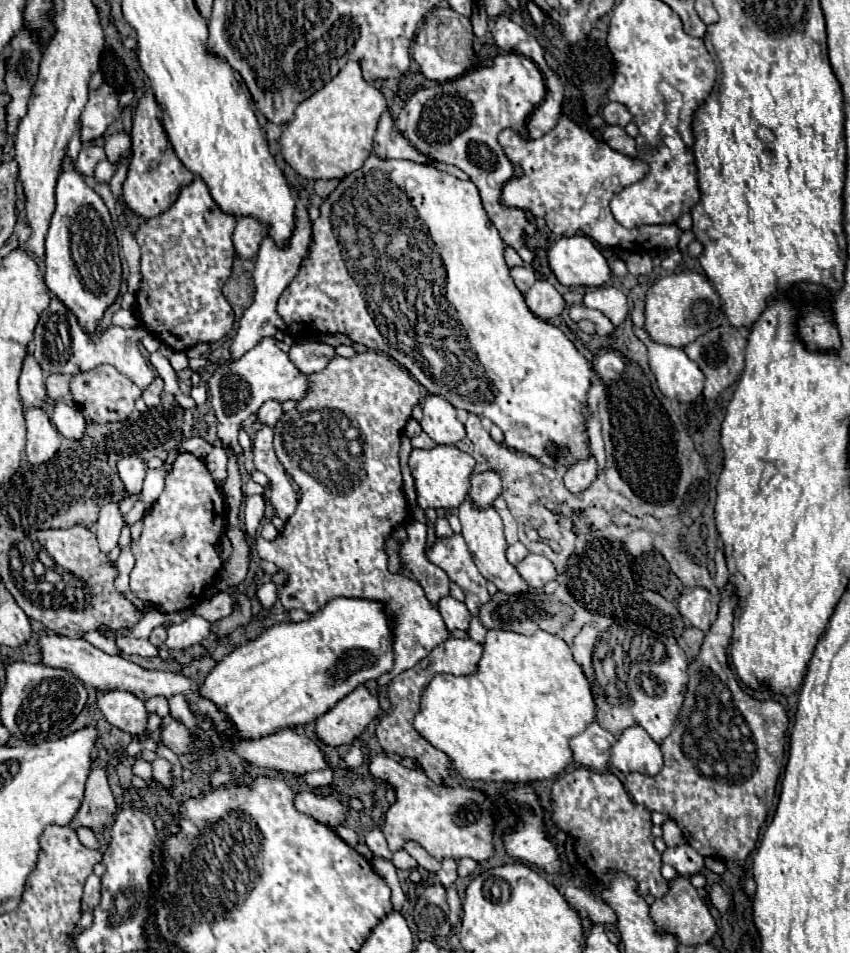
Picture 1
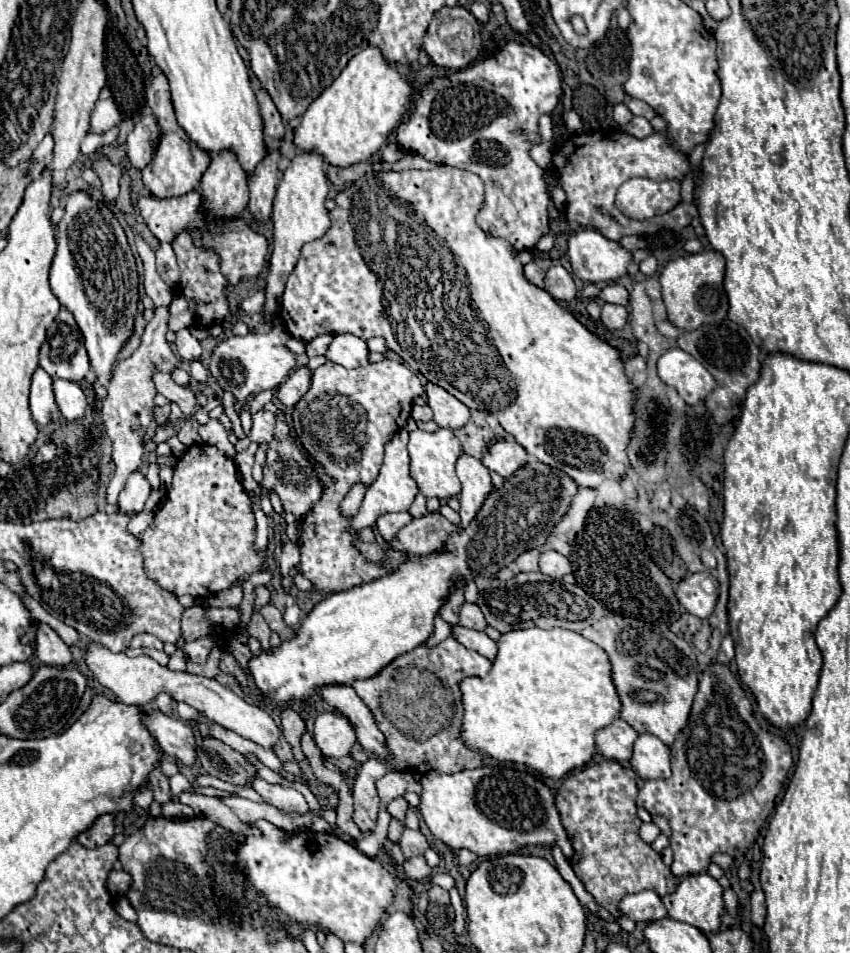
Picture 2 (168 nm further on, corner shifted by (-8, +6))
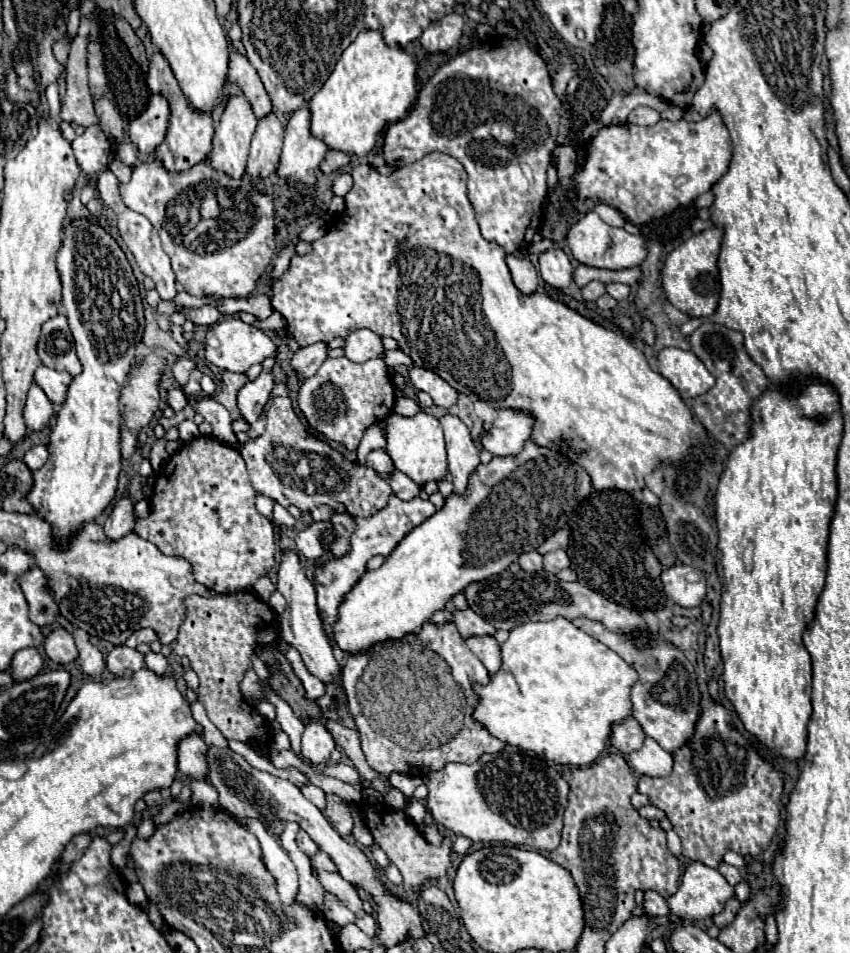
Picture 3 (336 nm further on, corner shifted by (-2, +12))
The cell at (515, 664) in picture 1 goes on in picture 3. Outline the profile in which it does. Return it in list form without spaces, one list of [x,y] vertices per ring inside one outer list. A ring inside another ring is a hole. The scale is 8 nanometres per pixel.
[[[558,616],[554,620],[548,620],[548,622],[526,622],[526,624],[520,624],[516,628],[510,630],[510,636],[508,640],[502,644],[502,666],[496,674],[490,676],[488,684],[472,684],[472,690],[476,692],[478,696],[478,704],[474,708],[474,714],[472,718],[482,724],[494,738],[502,740],[504,744],[508,746],[514,746],[514,748],[520,748],[520,750],[530,750],[538,756],[544,756],[556,764],[576,764],[576,766],[584,766],[584,764],[590,764],[594,762],[600,752],[606,748],[608,744],[608,736],[610,736],[610,726],[614,722],[620,722],[622,718],[628,718],[632,714],[632,704],[630,704],[630,688],[632,684],[638,680],[636,672],[614,652],[610,650],[608,646],[604,646],[602,642],[598,642],[596,638],[588,636],[586,632],[582,632],[580,628],[576,628],[570,620]]]

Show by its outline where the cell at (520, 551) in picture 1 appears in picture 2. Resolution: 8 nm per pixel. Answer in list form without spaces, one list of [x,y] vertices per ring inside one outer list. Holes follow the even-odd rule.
[[[528,550],[526,554],[520,554],[516,560],[516,568],[520,572],[538,572],[538,558],[540,552],[538,550]]]

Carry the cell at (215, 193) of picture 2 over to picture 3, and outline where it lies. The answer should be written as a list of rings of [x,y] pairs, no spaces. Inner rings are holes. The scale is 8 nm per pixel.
[[[232,94],[226,104],[224,104],[224,112],[220,116],[220,122],[216,126],[214,132],[214,140],[212,140],[212,154],[208,158],[208,162],[212,164],[212,168],[216,168],[218,172],[224,172],[236,180],[240,180],[240,176],[244,176],[246,170],[246,158],[248,158],[248,148],[250,148],[250,138],[254,134],[258,120],[252,112],[252,106],[248,104],[248,100],[242,94]]]

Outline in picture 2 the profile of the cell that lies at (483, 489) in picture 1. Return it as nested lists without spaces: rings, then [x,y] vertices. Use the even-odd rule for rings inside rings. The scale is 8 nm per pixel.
[[[510,436],[502,438],[502,440],[494,440],[484,458],[482,458],[482,464],[492,470],[492,472],[498,472],[500,476],[508,478],[510,474],[514,474],[528,458],[528,452]]]

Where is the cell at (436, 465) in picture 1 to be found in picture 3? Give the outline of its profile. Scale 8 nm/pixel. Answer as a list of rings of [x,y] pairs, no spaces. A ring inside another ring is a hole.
[[[420,412],[412,418],[402,418],[398,414],[390,414],[386,418],[388,422],[388,454],[394,462],[394,466],[404,472],[408,478],[412,478],[418,486],[424,486],[430,480],[440,482],[448,472],[446,462],[446,448],[444,448],[444,434],[440,428],[440,422],[426,412]]]

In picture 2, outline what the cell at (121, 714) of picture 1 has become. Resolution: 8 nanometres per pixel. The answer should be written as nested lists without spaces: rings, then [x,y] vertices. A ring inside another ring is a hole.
[[[158,710],[150,712],[150,716],[146,718],[146,726],[154,734],[154,738],[158,740],[160,748],[168,756],[176,758],[184,766],[194,766],[194,762],[196,762],[196,736],[190,726],[186,726],[180,720],[170,718]]]

